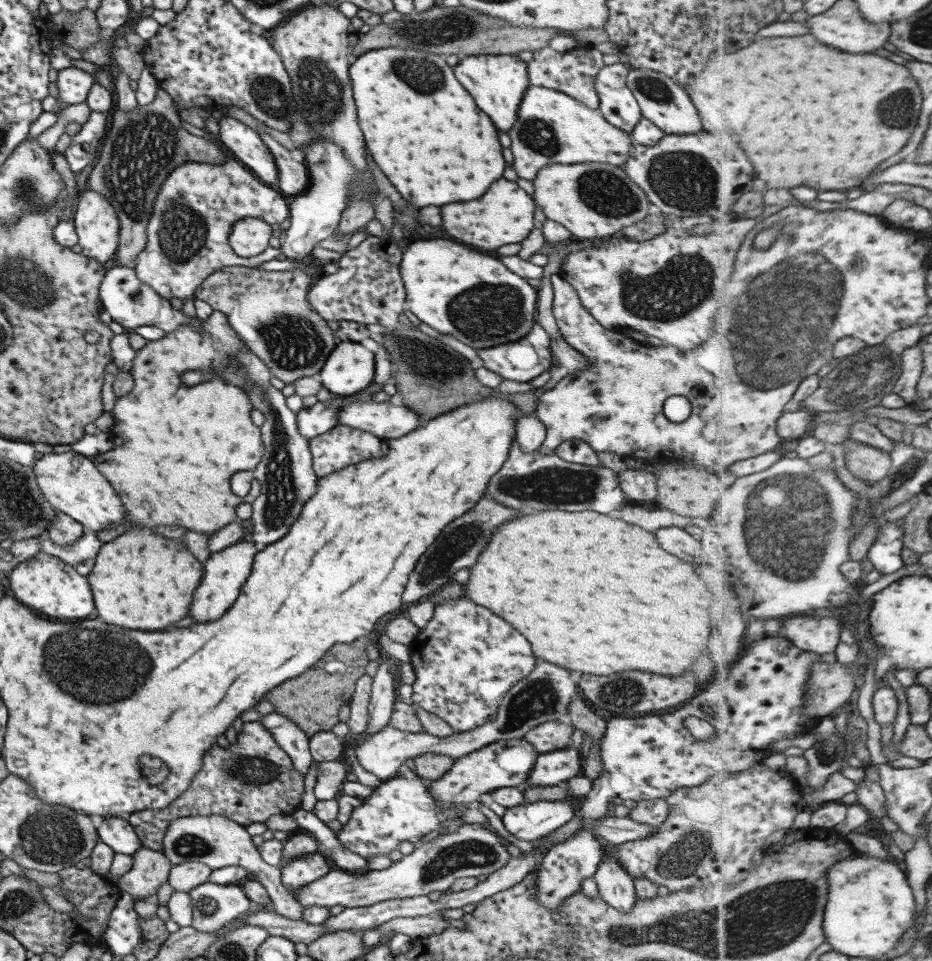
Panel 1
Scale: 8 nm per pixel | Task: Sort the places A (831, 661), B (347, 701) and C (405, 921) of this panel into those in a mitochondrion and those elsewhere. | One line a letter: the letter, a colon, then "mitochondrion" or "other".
A: other
B: other
C: other

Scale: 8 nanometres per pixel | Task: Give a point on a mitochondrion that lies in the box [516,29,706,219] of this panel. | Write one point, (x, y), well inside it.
(654, 88)

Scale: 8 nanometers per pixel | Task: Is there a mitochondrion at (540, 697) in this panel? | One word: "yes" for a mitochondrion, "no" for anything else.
yes

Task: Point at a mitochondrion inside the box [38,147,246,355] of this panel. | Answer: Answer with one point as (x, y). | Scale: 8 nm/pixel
(182, 231)

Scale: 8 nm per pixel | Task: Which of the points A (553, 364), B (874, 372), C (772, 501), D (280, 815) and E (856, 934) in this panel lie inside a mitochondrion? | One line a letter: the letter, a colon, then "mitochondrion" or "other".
A: other
B: mitochondrion
C: mitochondrion
D: other
E: other

